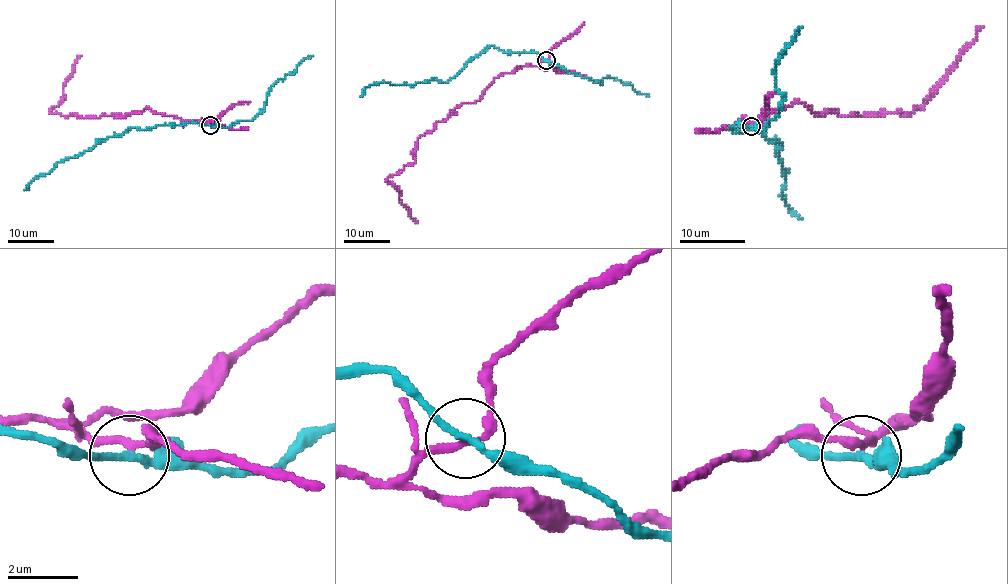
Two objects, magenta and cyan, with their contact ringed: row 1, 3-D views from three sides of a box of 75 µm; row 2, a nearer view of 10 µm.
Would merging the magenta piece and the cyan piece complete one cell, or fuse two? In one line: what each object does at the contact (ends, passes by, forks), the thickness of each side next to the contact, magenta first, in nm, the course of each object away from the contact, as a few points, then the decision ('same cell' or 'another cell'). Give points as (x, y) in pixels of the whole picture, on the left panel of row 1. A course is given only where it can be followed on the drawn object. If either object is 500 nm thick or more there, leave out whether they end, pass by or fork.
magenta passes by; cyan passes by; calibres 200 and 200 nm; course magenta (210, 124), (146, 108), (119, 117), (97, 118), (53, 113), (81, 55); course cyan (210, 125), (187, 122), (128, 128), (121, 135), (97, 142), (76, 155), (59, 161), (23, 190); another cell

